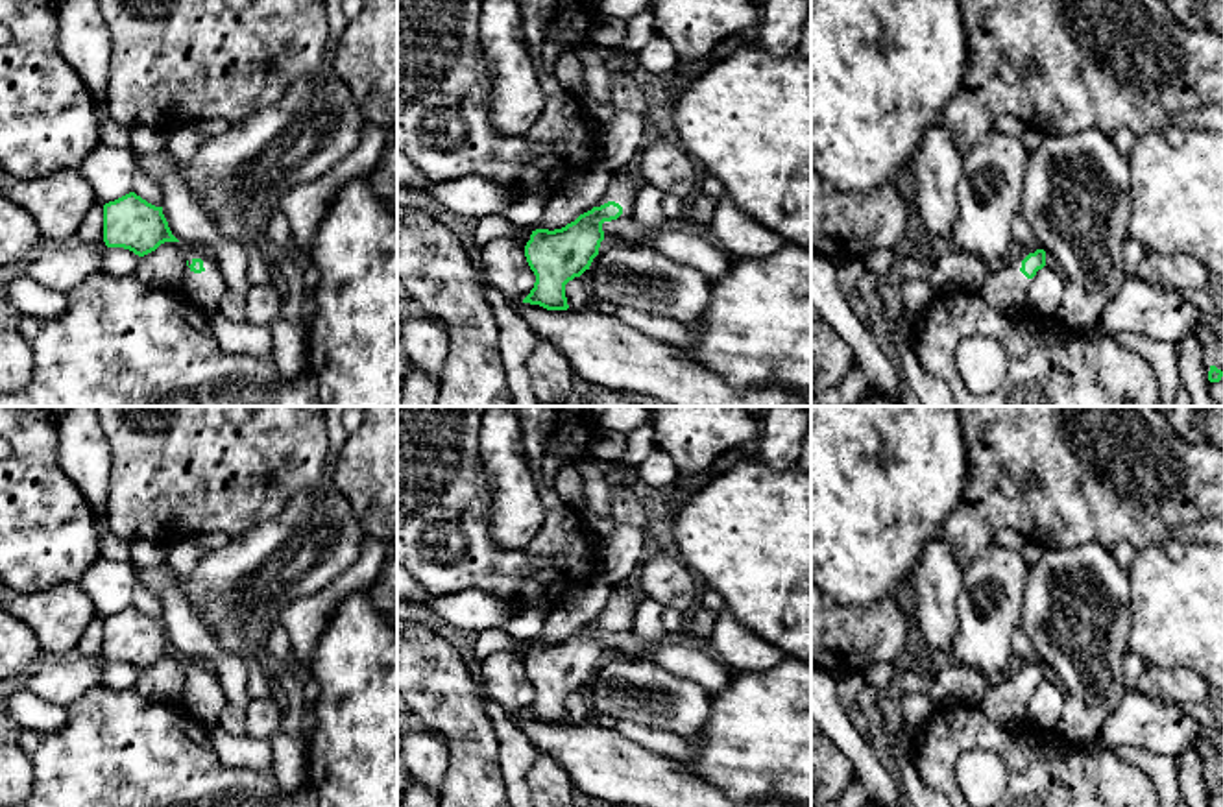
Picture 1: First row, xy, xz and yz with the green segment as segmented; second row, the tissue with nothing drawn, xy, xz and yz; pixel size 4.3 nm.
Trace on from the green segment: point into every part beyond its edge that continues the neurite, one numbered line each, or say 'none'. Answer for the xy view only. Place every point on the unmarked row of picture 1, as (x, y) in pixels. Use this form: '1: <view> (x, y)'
1: xy (205, 702)

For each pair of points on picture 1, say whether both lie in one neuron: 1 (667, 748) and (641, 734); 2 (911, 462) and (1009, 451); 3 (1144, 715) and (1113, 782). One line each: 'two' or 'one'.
1: one
2: two
3: two

